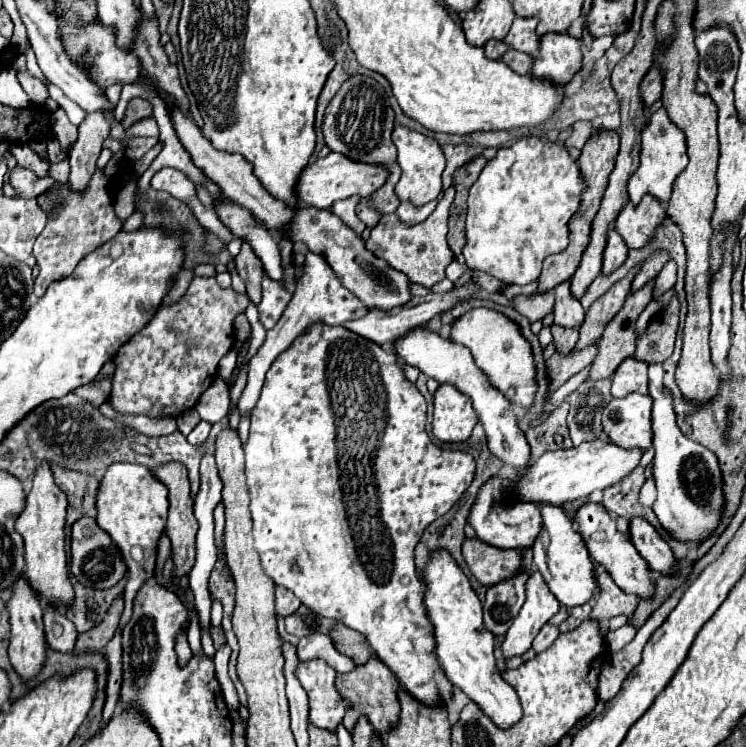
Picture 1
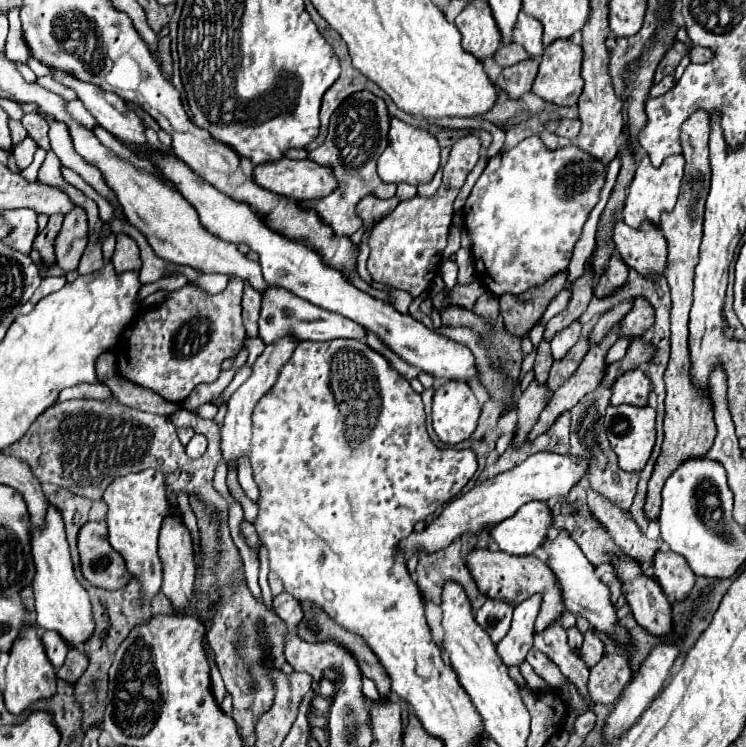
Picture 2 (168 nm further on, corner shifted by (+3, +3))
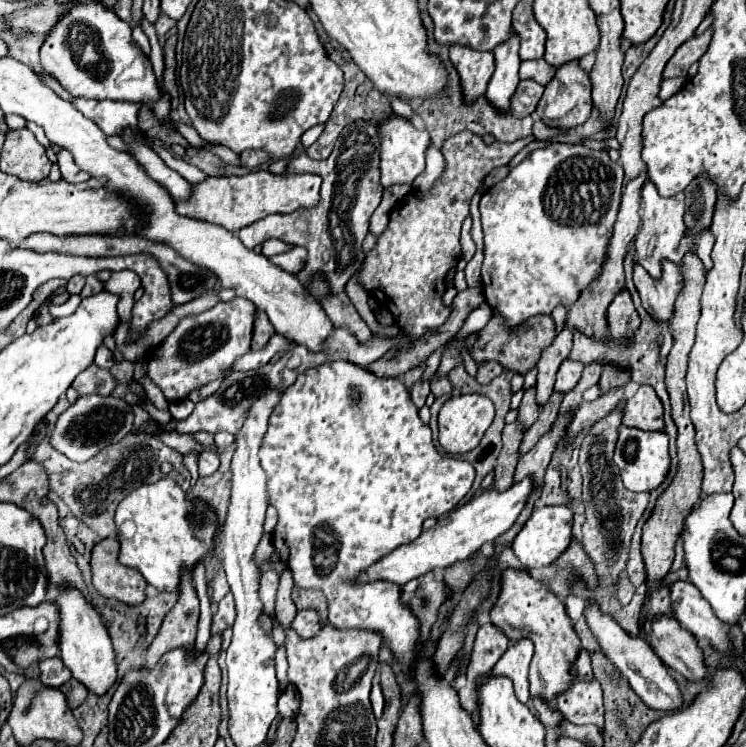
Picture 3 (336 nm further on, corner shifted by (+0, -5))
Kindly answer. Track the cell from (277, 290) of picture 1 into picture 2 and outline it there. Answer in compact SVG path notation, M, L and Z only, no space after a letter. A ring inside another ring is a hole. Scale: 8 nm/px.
M269 287L269 291L263 293L263 307L259 315L259 337L263 339L265 345L275 343L277 339L283 339L287 335L295 335L295 339L301 341L329 341L329 339L357 339L365 341L367 331L365 327L359 327L351 319L343 319L343 315L325 311L321 307L315 307L307 303L305 299L299 299L287 289L279 287Z

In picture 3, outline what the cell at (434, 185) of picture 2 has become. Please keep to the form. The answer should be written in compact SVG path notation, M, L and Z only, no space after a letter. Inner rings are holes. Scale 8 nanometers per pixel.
M432 143L426 151L426 169L414 179L414 187L420 191L428 191L442 177L442 171L444 171L444 157L440 149L434 147Z

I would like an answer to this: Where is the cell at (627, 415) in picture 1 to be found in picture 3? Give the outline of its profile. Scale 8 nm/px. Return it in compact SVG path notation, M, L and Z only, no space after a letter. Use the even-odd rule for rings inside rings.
M620 425L614 449L614 463L618 465L624 487L628 491L652 491L664 481L670 467L668 435L664 431L638 431L636 427Z

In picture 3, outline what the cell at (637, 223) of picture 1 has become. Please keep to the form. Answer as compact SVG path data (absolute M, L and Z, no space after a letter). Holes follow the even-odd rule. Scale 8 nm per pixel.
M634 263L634 285L640 293L642 307L656 319L666 321L674 313L674 301L682 287L682 275L674 263L662 263L662 279L650 279L646 269Z

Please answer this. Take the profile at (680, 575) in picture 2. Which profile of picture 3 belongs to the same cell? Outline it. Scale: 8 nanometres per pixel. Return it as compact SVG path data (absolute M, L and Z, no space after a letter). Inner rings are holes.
M690 581L672 583L670 599L674 617L680 621L684 629L688 629L694 637L708 639L714 645L714 649L722 653L730 649L726 625L714 615L710 603L702 599L700 591Z

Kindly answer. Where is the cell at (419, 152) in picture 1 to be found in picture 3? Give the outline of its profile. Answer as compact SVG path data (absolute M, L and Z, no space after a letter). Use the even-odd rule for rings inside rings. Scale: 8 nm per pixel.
M394 115L386 123L380 123L380 135L382 135L382 151L380 151L382 185L392 187L402 183L414 183L414 179L424 171L426 149L432 143L428 131L420 131L410 121Z

